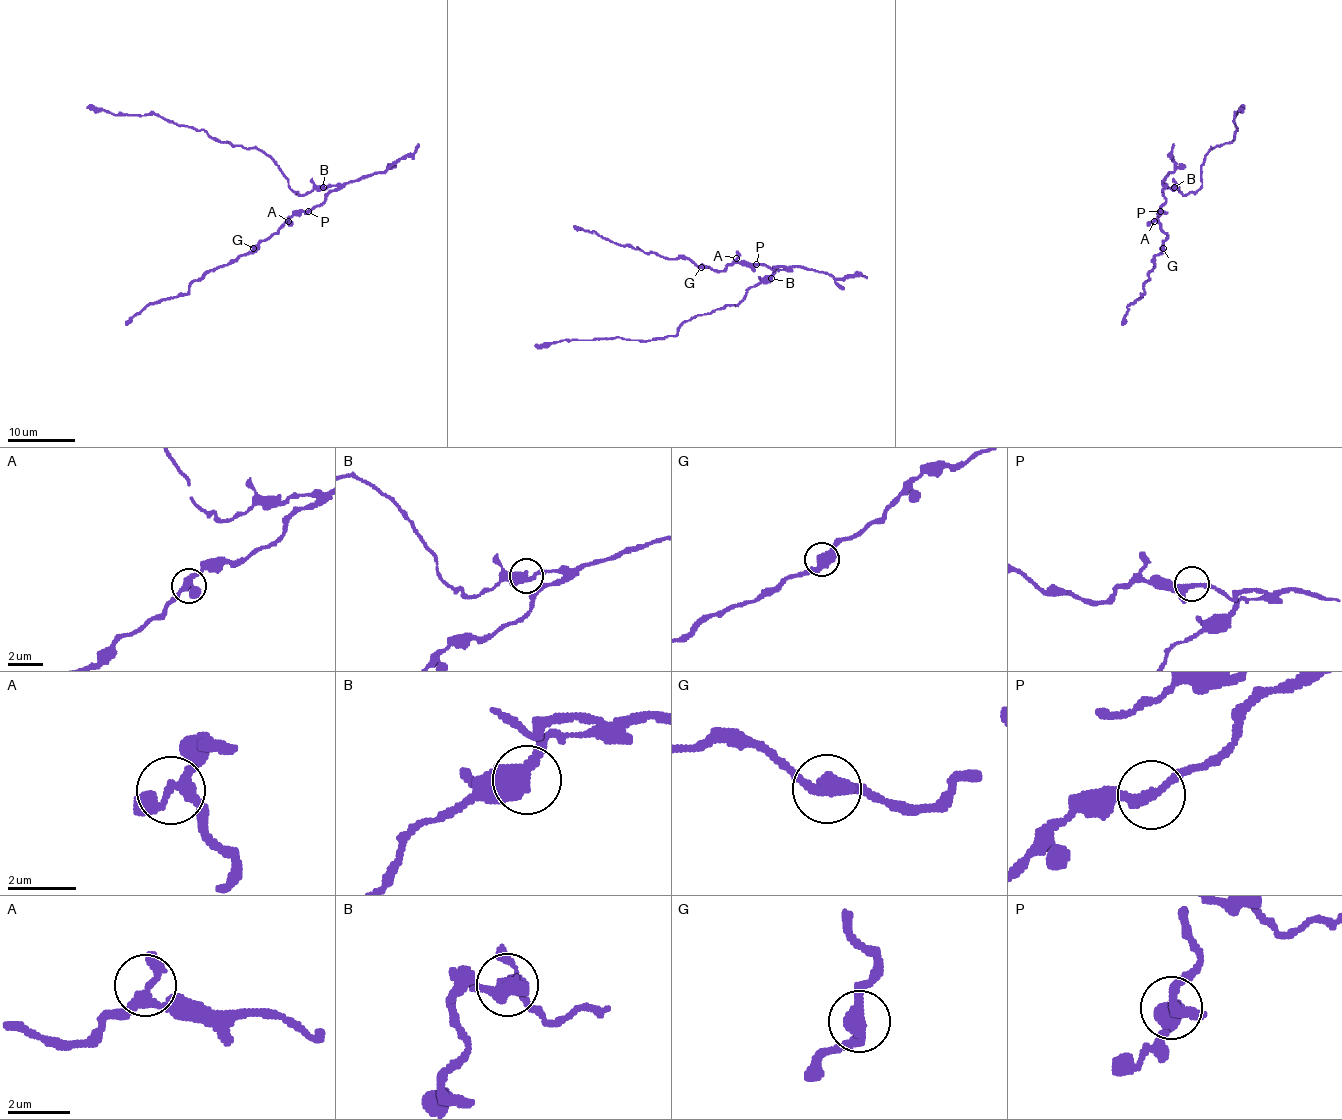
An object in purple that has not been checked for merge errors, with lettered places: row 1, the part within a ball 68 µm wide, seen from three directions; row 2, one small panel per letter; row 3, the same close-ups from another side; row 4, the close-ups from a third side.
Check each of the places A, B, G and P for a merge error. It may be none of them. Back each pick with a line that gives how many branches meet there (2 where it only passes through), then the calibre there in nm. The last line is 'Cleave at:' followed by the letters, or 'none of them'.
Cleave at: none of them

